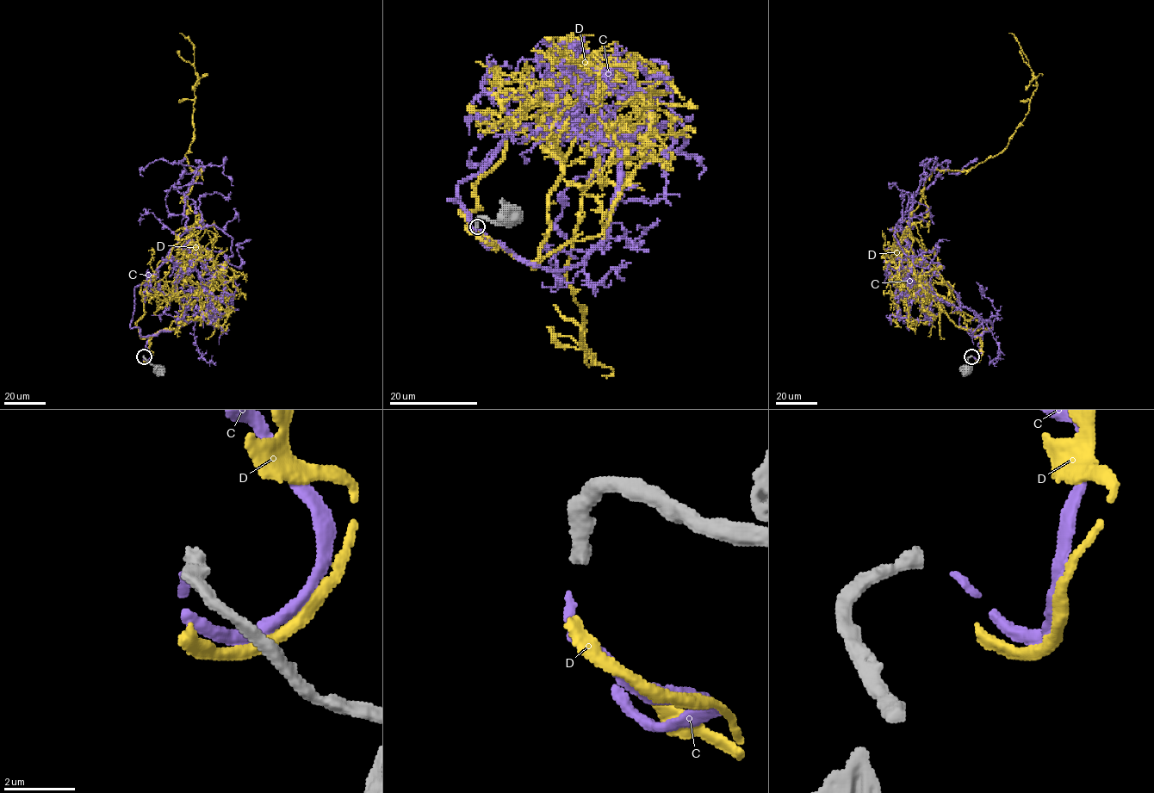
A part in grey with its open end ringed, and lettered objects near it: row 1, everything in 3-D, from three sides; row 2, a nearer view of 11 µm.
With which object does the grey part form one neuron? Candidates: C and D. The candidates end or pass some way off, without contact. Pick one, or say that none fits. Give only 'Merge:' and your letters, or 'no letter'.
Merge: no letter

